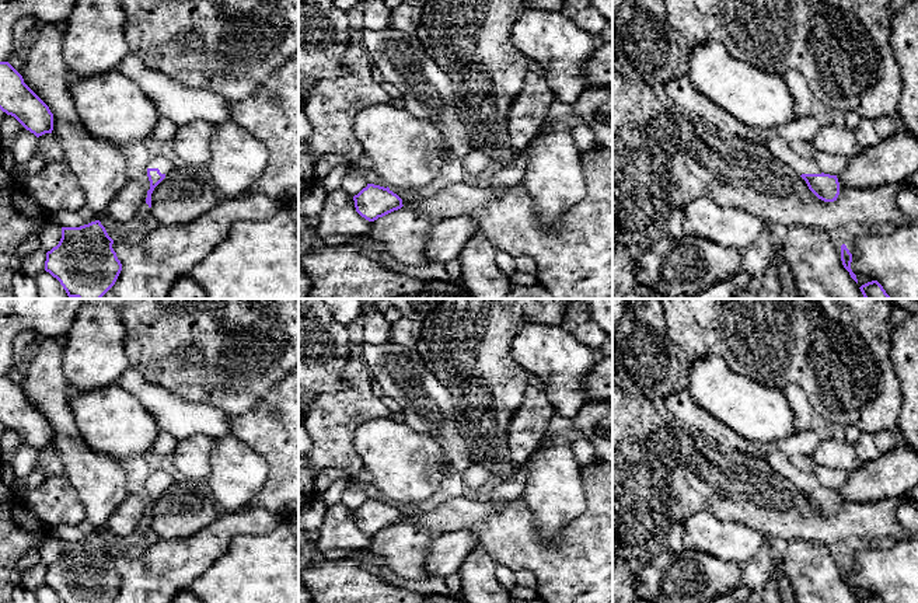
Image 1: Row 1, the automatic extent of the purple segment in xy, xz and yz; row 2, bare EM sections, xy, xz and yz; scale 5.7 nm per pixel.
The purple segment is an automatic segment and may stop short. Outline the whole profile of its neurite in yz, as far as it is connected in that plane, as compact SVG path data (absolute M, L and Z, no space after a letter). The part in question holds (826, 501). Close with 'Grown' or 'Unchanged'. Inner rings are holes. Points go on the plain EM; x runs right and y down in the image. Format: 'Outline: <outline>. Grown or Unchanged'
Outline: M772 452L768 464L793 487L799 488L809 503L824 516L834 516L840 509L837 489L824 488L813 473L800 471L793 466L790 457L782 452Z. Grown

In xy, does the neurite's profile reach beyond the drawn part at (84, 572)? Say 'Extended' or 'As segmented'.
As segmented

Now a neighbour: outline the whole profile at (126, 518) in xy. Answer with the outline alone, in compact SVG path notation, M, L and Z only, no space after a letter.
M128 495L114 510L105 530L115 537L129 537L146 517L147 505L136 495Z

